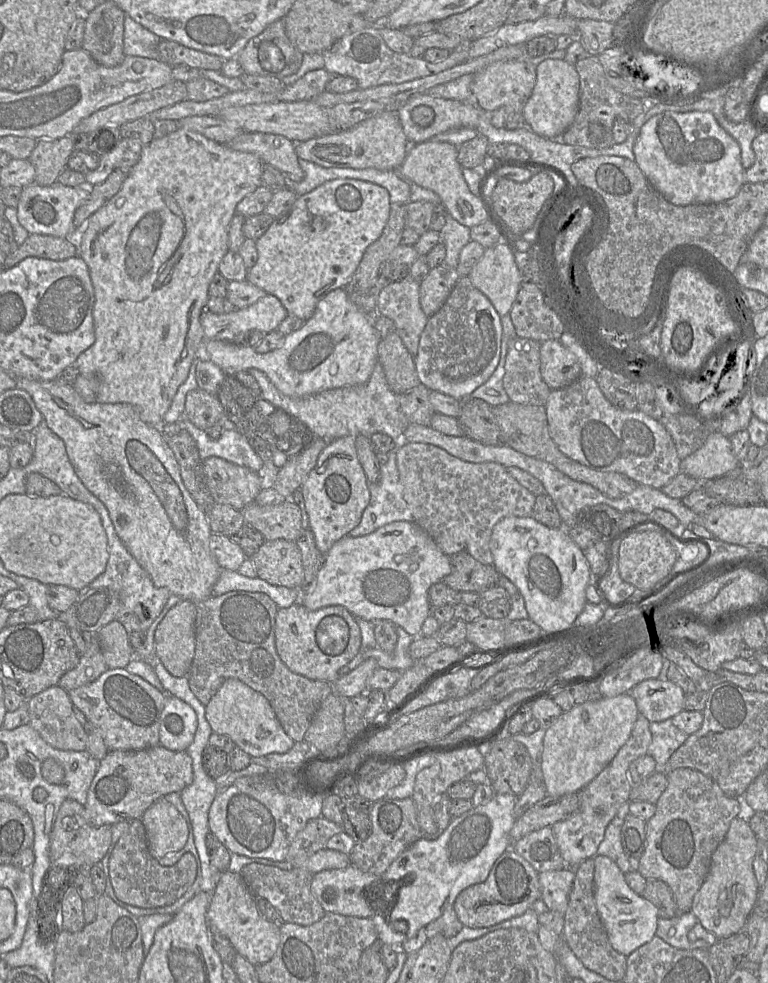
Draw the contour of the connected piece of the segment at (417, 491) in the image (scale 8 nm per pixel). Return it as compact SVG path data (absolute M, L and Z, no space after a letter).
M400 443L397 467L403 485L403 498L412 512L414 522L431 536L447 556L465 551L482 564L494 565L490 539L495 524L506 516L532 516L536 496L518 483L506 467L499 463L466 462L432 444Z

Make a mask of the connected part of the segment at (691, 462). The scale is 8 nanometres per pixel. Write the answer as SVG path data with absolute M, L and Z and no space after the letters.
M717 431L698 450L681 460L680 471L698 481L707 481L734 473L740 464L729 437Z

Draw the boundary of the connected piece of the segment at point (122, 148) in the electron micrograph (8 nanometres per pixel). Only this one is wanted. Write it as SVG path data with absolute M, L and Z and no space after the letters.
M121 139L112 151L99 157L95 170L84 175L86 186L89 188L103 183L115 169L128 172L139 161L143 146L136 139Z

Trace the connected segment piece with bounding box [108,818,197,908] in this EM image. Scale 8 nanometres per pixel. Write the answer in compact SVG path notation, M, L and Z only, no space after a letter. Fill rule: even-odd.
M141 818L130 821L128 829L112 850L108 866L111 884L117 898L139 908L157 908L173 904L185 894L197 875L197 864L190 853L184 854L172 866L162 866L152 857Z

